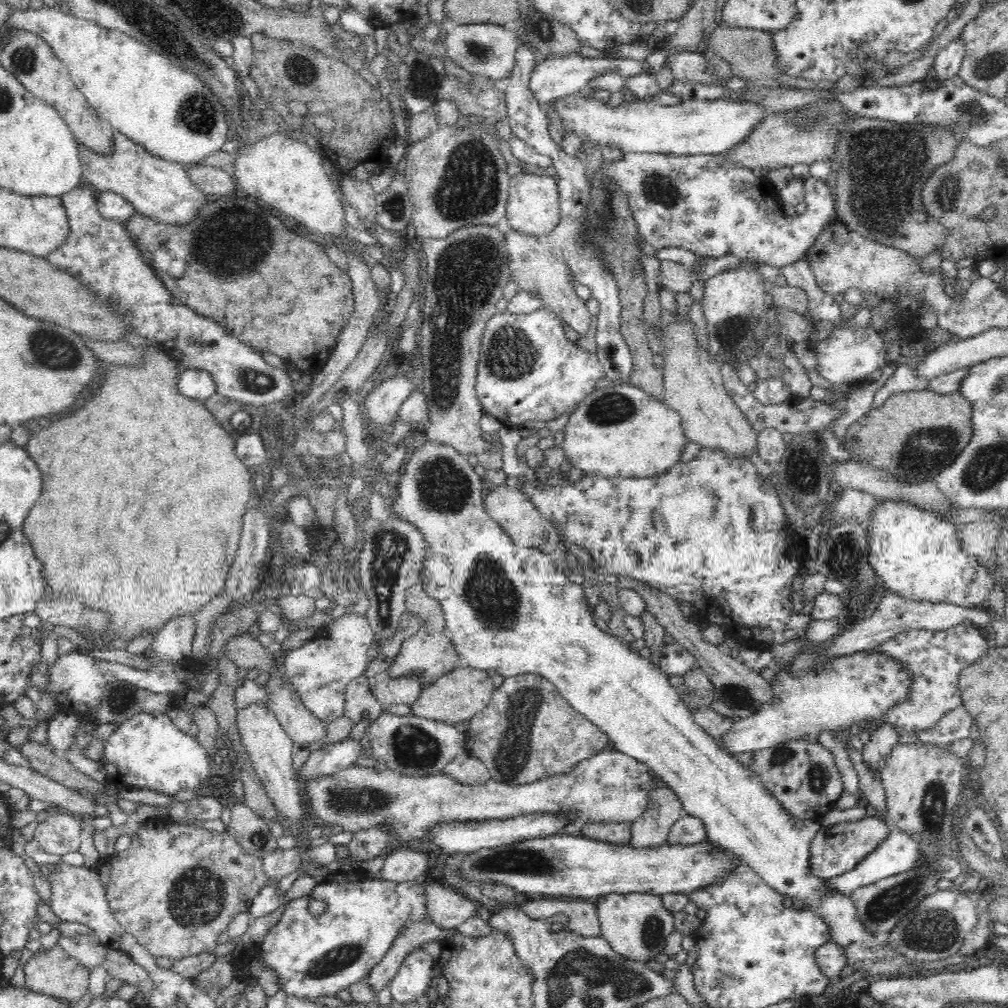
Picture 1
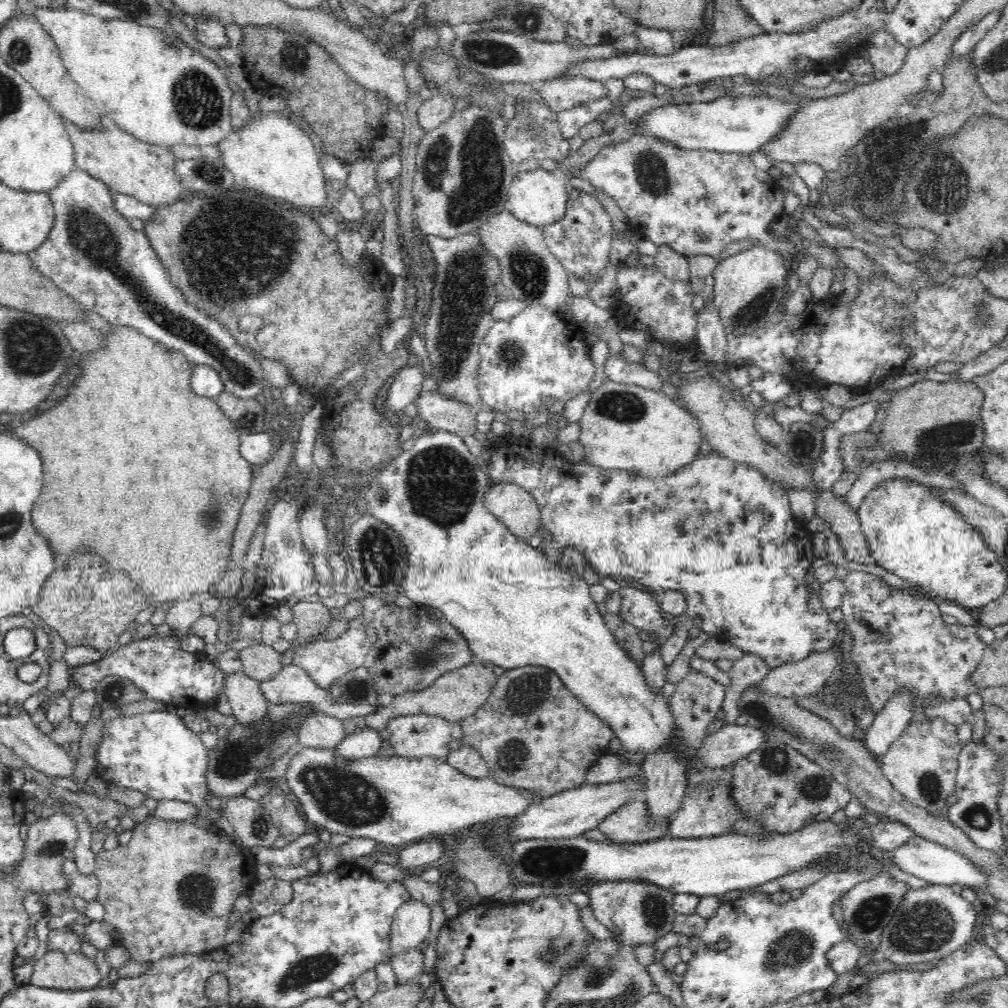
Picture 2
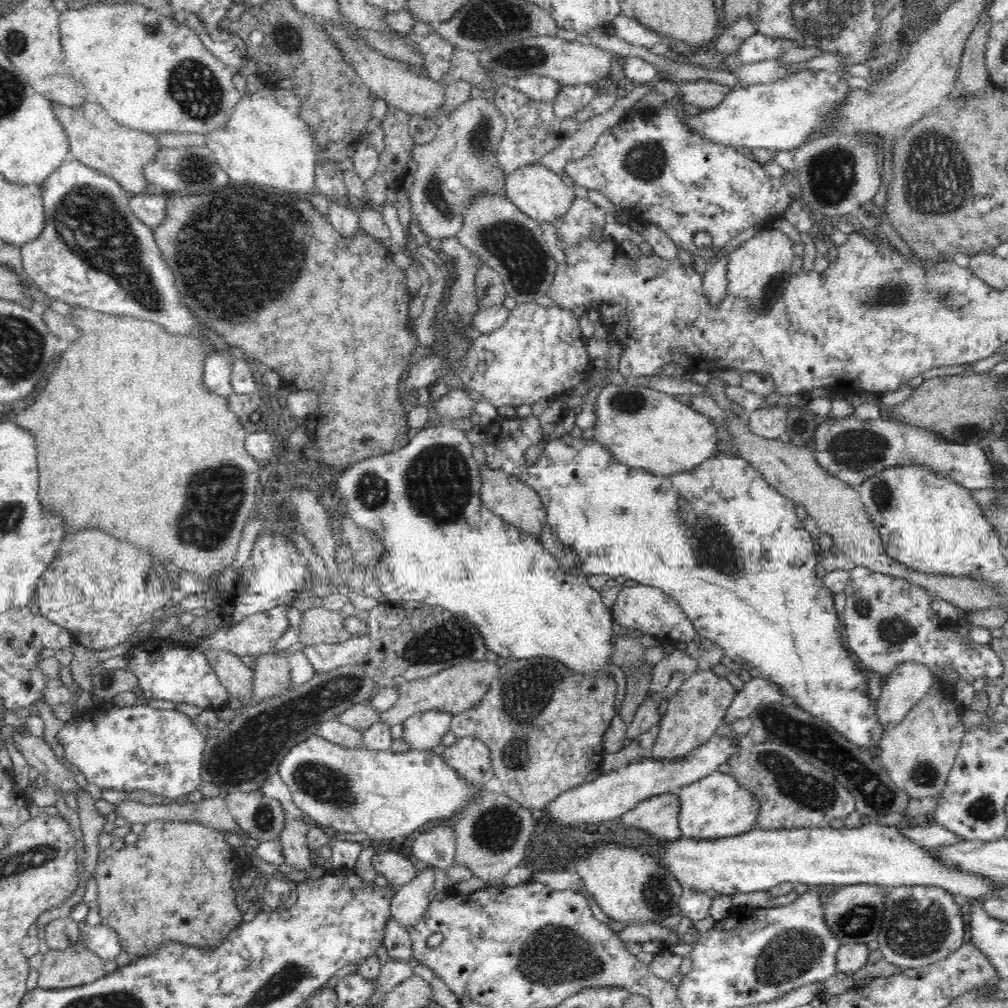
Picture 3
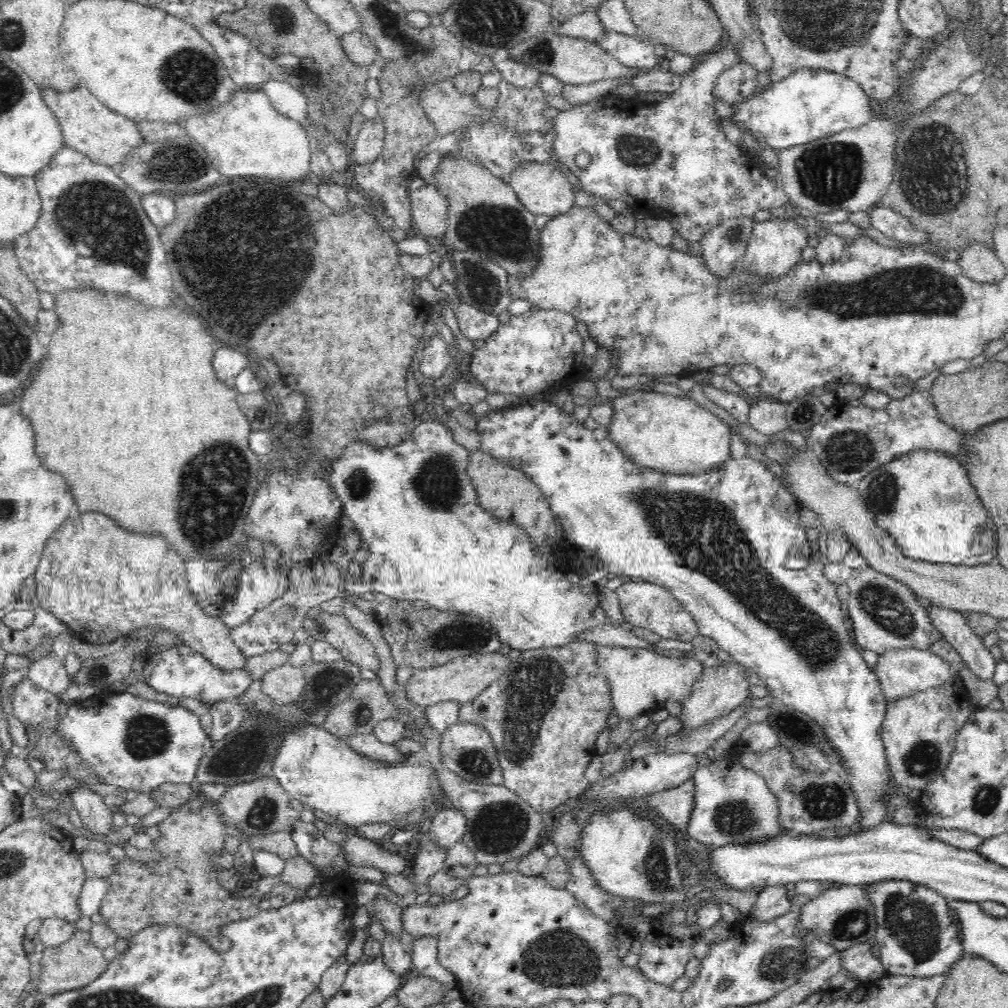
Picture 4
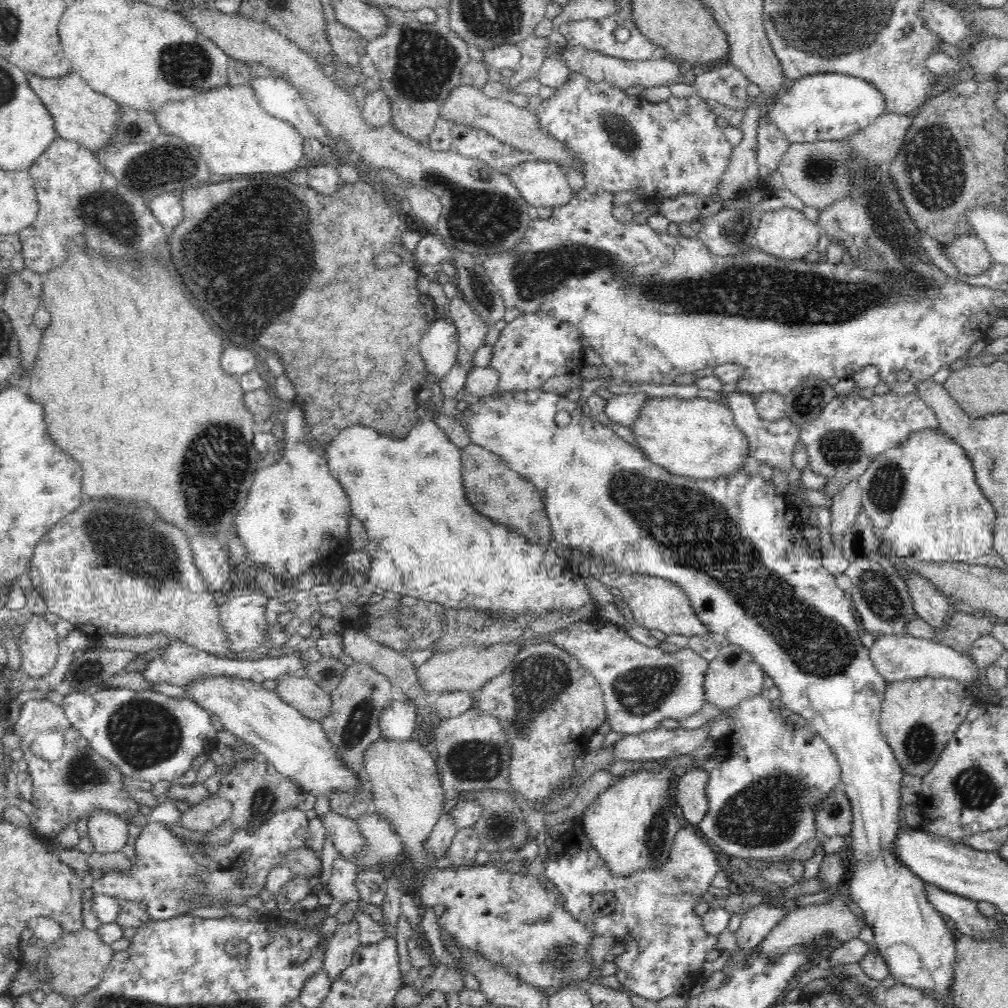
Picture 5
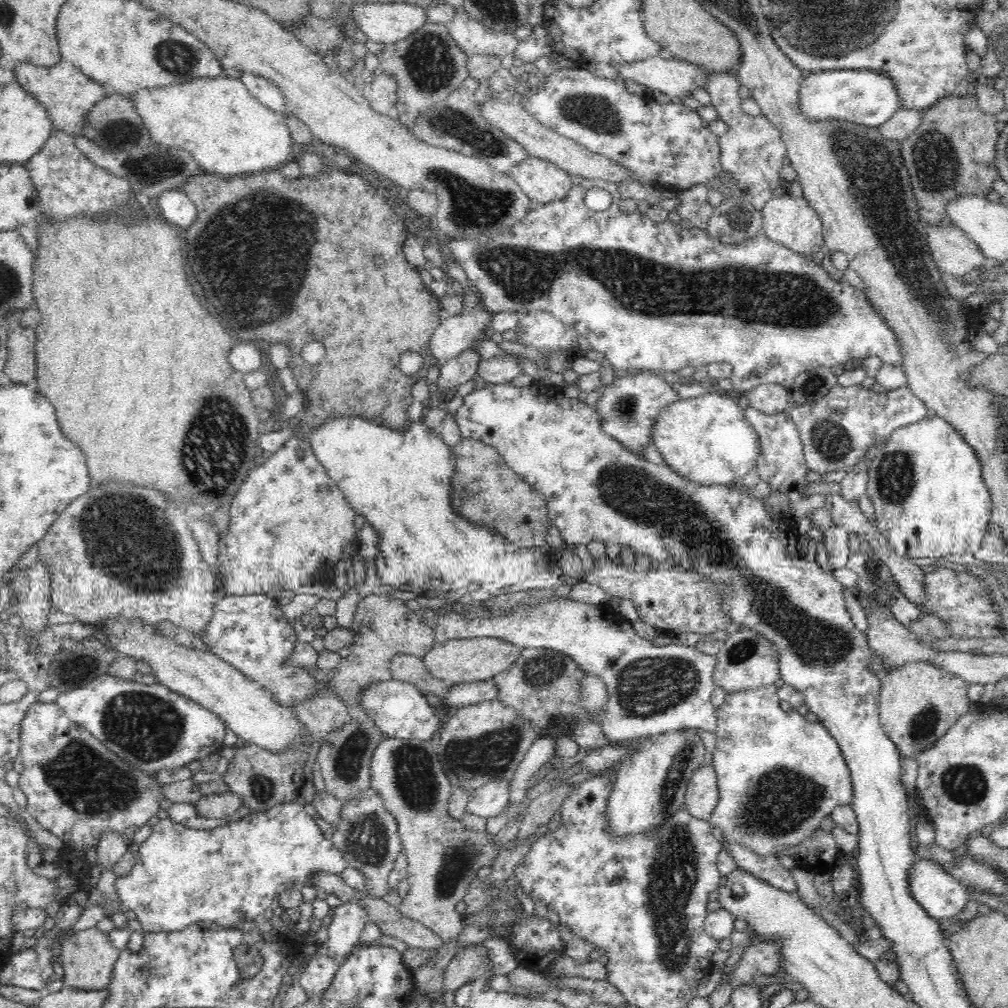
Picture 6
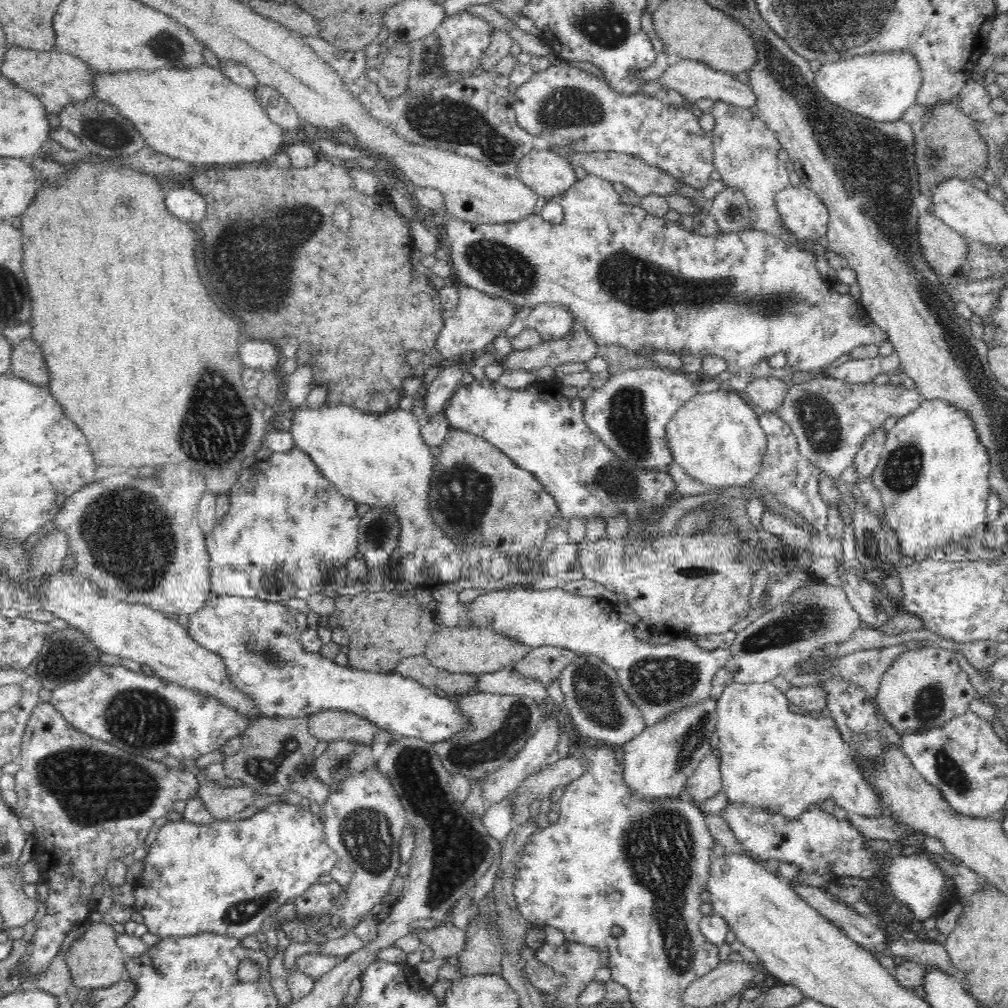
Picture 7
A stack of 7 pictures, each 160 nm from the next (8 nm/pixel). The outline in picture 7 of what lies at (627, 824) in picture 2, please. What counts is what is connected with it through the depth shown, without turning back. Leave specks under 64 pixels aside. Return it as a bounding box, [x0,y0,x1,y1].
[684,751,722,804]

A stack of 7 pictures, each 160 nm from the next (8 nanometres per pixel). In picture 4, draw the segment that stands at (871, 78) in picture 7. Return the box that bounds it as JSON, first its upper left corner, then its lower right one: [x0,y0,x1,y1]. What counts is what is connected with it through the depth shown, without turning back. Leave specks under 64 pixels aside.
[731,68,873,150]

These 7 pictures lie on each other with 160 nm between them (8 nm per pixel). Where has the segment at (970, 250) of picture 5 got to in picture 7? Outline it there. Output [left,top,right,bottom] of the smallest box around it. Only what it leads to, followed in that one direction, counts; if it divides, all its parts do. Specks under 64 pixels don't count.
[918,210,966,277]

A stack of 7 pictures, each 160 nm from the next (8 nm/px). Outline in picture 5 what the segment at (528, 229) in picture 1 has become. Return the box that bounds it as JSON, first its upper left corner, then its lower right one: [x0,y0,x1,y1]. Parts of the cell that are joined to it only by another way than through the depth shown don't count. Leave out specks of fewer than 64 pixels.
[509,161,574,213]

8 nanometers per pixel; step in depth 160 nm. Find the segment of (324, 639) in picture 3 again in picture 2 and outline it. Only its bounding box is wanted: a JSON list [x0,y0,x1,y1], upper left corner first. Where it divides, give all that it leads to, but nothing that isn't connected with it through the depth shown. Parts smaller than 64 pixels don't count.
[291,601,334,645]

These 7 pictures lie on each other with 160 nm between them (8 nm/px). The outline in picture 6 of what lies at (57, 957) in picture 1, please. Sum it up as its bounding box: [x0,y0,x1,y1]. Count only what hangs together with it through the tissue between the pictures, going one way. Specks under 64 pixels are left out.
[58,926,121,990]

